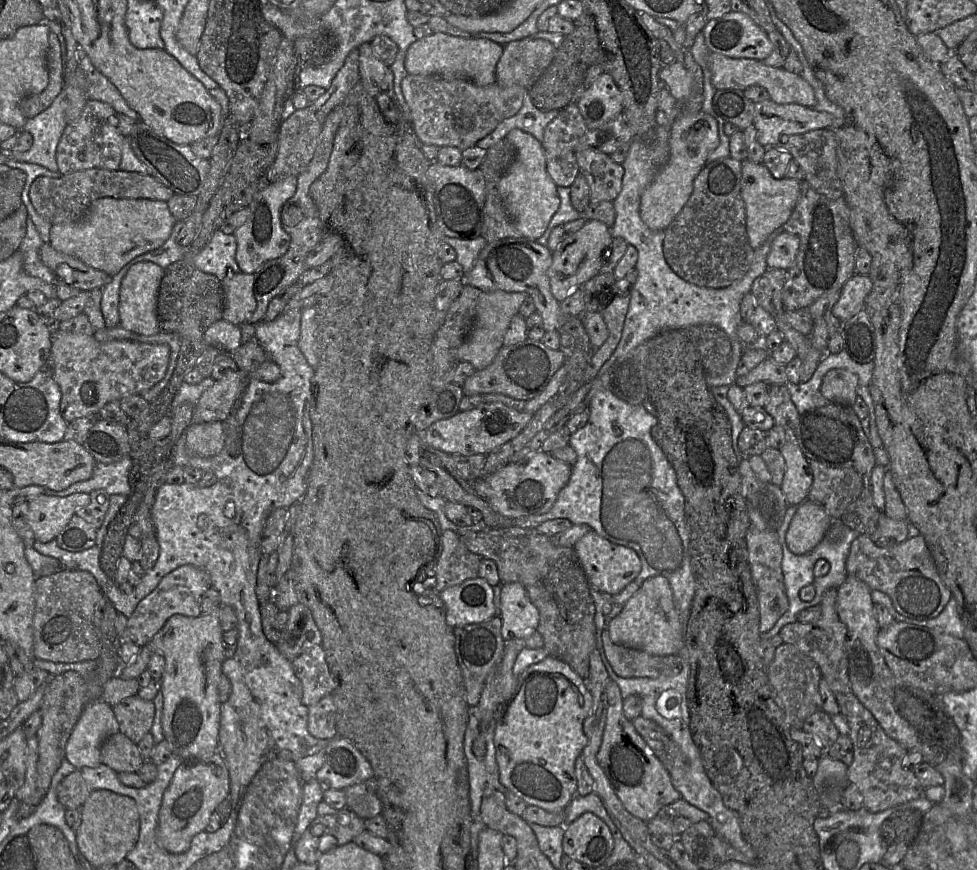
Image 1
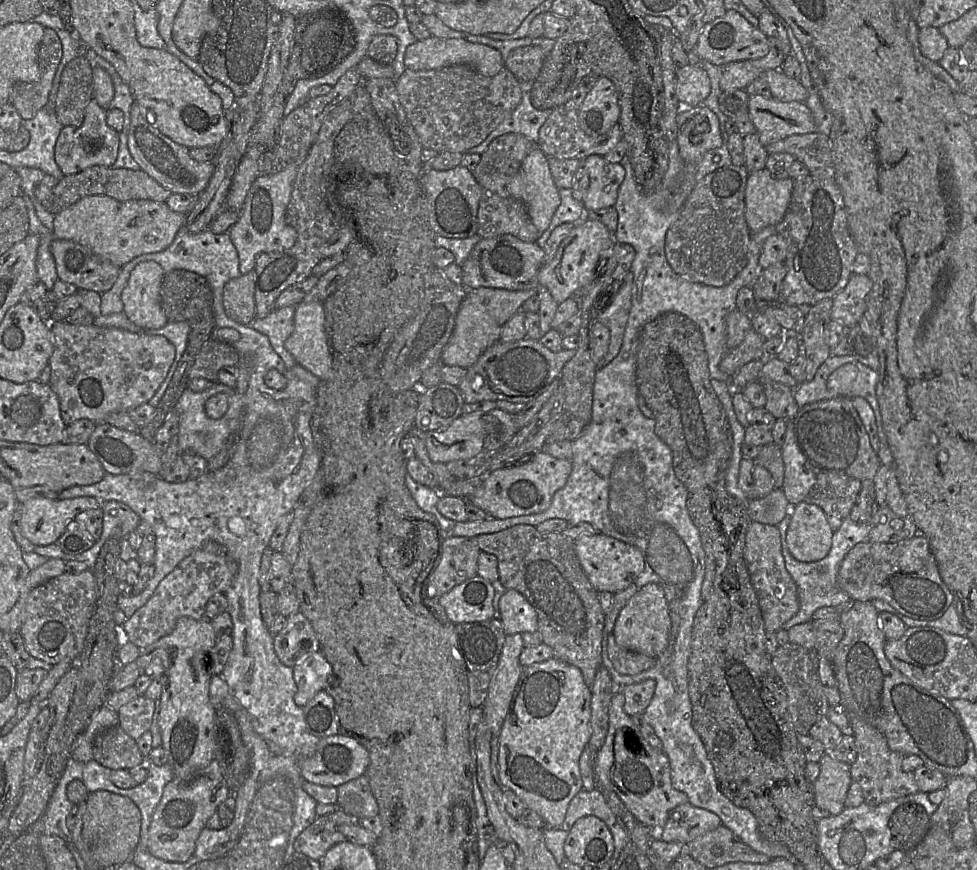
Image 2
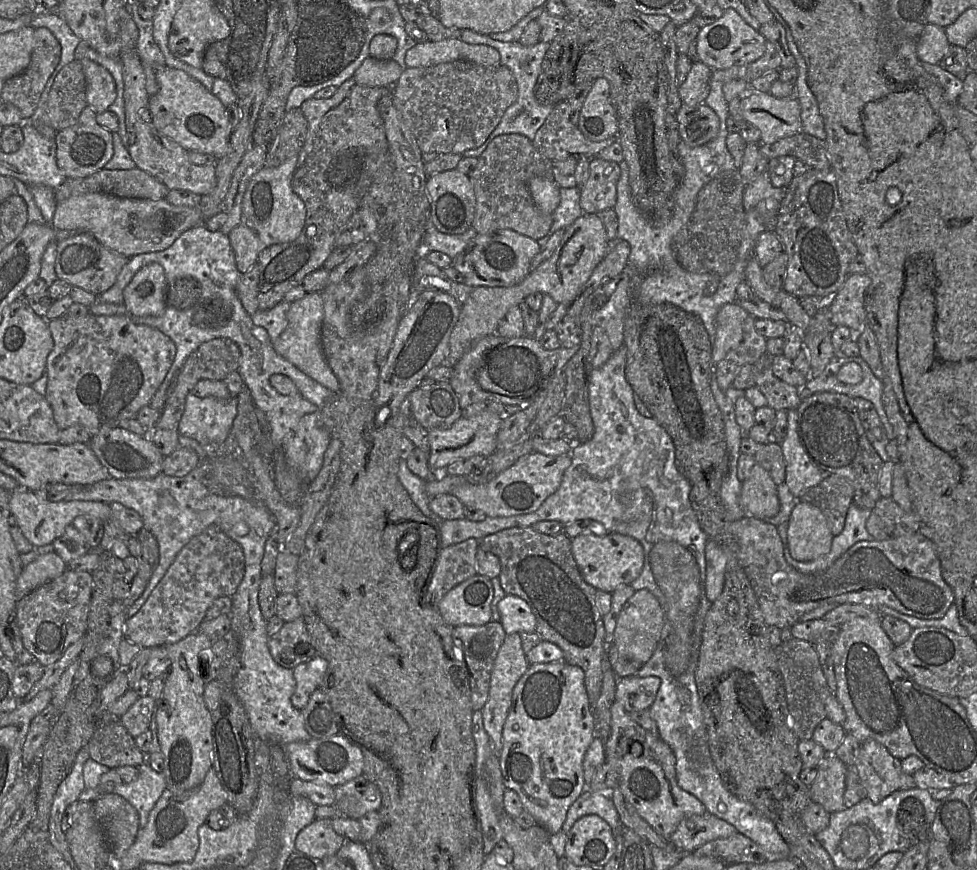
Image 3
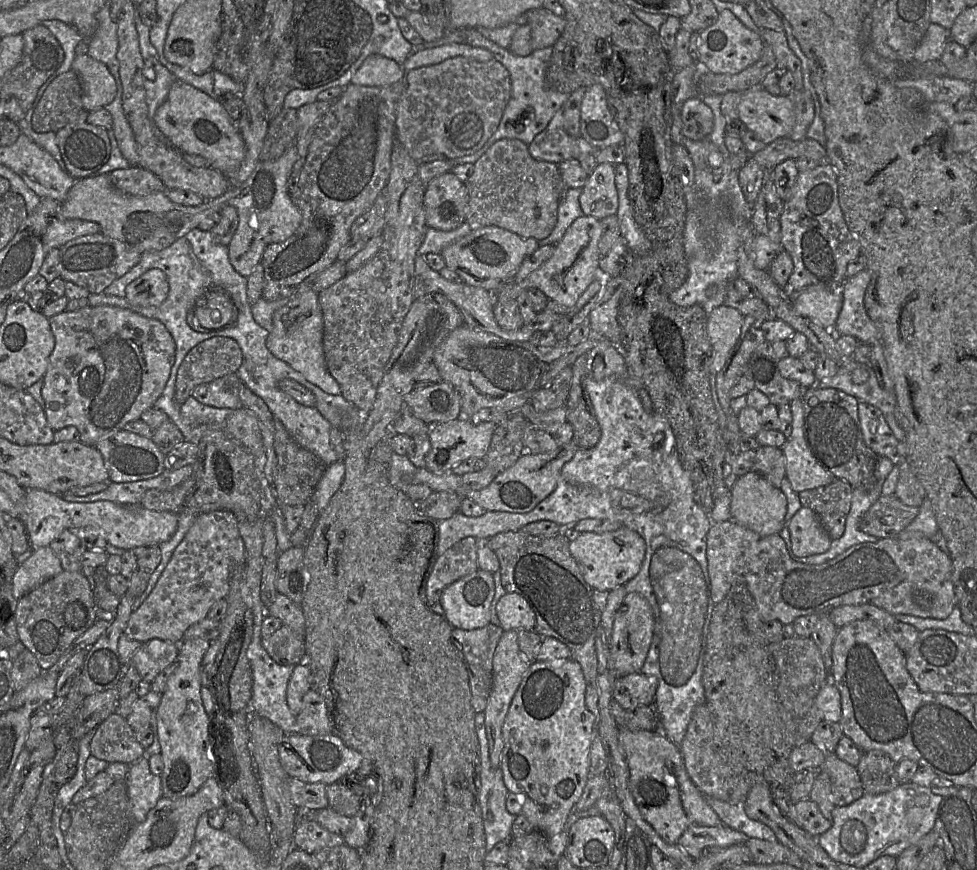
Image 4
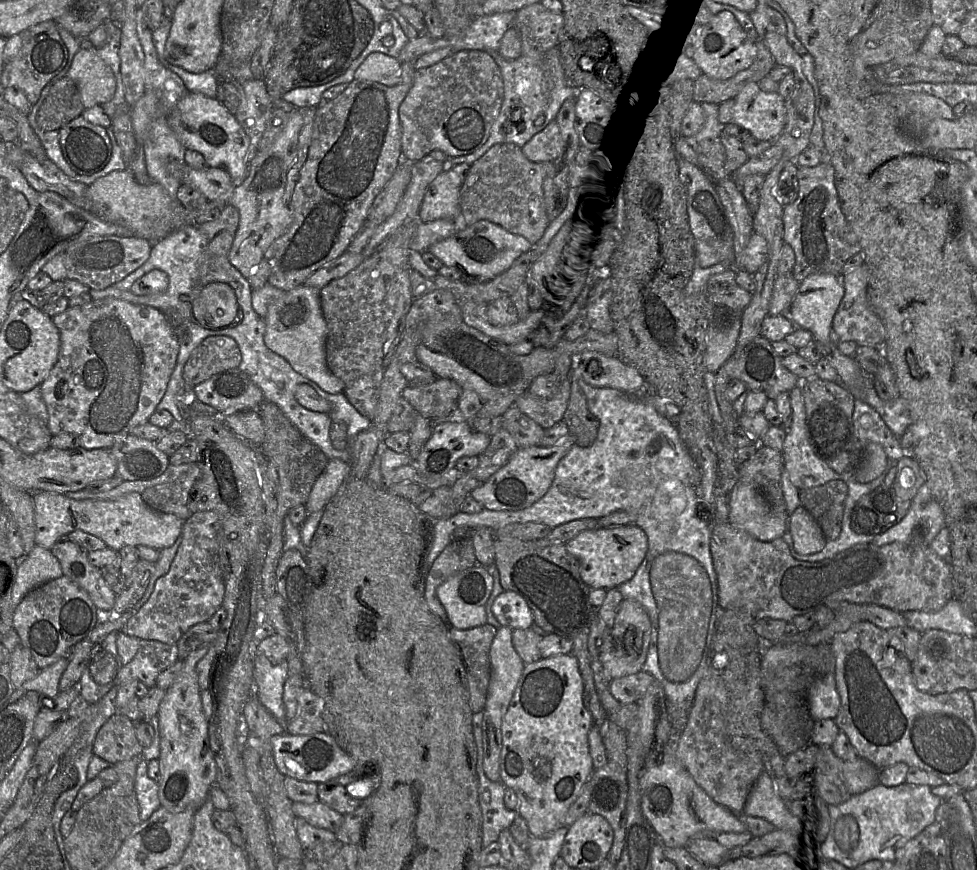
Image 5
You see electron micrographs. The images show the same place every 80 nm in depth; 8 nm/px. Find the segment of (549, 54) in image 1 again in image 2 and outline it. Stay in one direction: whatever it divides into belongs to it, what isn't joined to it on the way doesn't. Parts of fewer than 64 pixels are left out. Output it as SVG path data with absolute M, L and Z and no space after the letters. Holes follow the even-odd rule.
M536 45L519 47L510 52L504 60L504 67L509 70L518 81L534 82L538 77L546 54Z

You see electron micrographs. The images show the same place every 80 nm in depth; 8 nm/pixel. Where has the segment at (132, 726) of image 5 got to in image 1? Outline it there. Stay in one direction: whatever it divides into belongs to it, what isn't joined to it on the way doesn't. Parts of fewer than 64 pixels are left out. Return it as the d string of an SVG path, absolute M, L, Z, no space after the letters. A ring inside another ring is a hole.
M121 732L108 737L101 746L101 763L117 773L137 773L145 762L138 745Z

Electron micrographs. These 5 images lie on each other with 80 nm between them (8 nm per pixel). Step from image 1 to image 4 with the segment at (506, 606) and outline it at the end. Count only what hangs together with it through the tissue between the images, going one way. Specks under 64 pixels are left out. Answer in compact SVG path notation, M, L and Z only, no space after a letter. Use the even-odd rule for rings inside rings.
M506 593L496 604L496 614L504 631L534 631L535 614L528 602L517 593Z

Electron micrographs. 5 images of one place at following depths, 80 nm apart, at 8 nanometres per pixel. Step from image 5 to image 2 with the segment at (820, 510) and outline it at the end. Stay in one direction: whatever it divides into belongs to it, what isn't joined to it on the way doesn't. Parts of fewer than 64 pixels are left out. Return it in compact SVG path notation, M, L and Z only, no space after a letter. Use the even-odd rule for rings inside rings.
M815 471L816 482L804 501L819 506L833 531L840 528L860 493L861 482L844 473Z

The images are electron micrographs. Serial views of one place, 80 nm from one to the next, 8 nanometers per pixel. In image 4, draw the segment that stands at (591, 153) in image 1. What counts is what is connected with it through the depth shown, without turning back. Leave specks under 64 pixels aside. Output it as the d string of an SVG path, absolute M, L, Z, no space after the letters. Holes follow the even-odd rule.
M598 163L582 187L579 200L584 215L593 216L599 221L607 216L616 215L618 193L615 165Z

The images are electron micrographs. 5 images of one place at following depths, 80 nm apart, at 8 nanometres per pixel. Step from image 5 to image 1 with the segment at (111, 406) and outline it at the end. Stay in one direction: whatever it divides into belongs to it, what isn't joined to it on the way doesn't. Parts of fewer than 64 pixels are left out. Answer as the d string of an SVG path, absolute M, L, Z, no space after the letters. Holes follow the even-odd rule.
M52 329L49 367L61 392L60 412L67 423L90 414L98 414L110 401L140 395L166 374L170 361L167 344L133 340L97 340L85 335Z

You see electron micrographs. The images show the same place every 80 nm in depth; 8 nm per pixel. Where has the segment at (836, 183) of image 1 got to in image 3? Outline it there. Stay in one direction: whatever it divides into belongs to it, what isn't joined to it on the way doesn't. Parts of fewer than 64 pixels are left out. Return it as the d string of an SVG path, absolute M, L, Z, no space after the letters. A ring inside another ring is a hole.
M803 132L782 138L772 144L761 144L760 152L768 160L780 156L792 156L803 161L812 169L831 170L826 141Z

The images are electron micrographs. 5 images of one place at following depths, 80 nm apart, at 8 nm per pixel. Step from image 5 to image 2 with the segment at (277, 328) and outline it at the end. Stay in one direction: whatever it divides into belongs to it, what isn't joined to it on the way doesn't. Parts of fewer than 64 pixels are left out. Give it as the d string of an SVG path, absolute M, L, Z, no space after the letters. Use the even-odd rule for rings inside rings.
M301 301L296 305L294 330L285 341L285 348L298 364L321 381L332 378L333 351L326 331L322 302Z

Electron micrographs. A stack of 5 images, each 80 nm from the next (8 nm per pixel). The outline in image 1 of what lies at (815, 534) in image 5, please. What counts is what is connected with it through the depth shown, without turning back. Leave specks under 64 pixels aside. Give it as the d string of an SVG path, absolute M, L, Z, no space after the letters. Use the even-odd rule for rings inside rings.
M805 500L797 507L786 533L789 550L795 555L809 553L825 538L832 521L820 505Z

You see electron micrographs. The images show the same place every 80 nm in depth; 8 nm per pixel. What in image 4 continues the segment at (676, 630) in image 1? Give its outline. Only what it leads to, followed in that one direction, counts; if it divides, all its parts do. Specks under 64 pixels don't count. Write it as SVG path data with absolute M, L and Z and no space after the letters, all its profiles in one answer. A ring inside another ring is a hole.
M628 593L617 612L610 636L610 671L617 676L640 673L652 642L654 626L655 617L649 602L638 593Z

